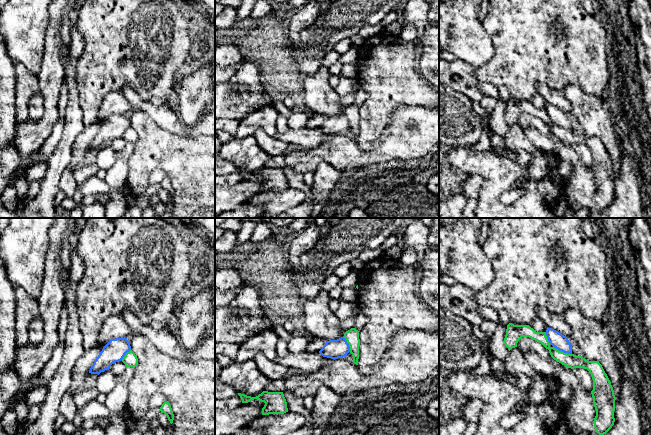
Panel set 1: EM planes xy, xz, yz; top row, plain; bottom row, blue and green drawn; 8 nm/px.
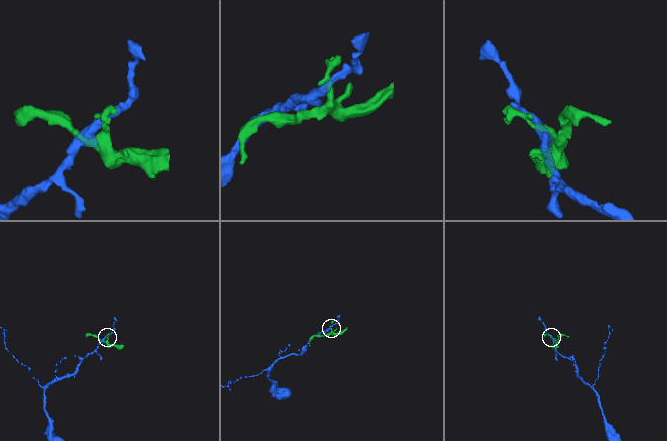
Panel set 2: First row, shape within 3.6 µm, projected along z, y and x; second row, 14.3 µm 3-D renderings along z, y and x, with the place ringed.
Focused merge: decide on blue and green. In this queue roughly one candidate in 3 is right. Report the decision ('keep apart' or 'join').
keep apart

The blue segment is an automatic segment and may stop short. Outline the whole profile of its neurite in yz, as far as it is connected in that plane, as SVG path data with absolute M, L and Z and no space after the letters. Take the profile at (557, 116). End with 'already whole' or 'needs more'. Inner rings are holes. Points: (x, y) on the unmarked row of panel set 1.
M548 104L545 109L549 119L554 124L564 129L572 130L572 122L566 112L562 111L552 104Z; already whole

